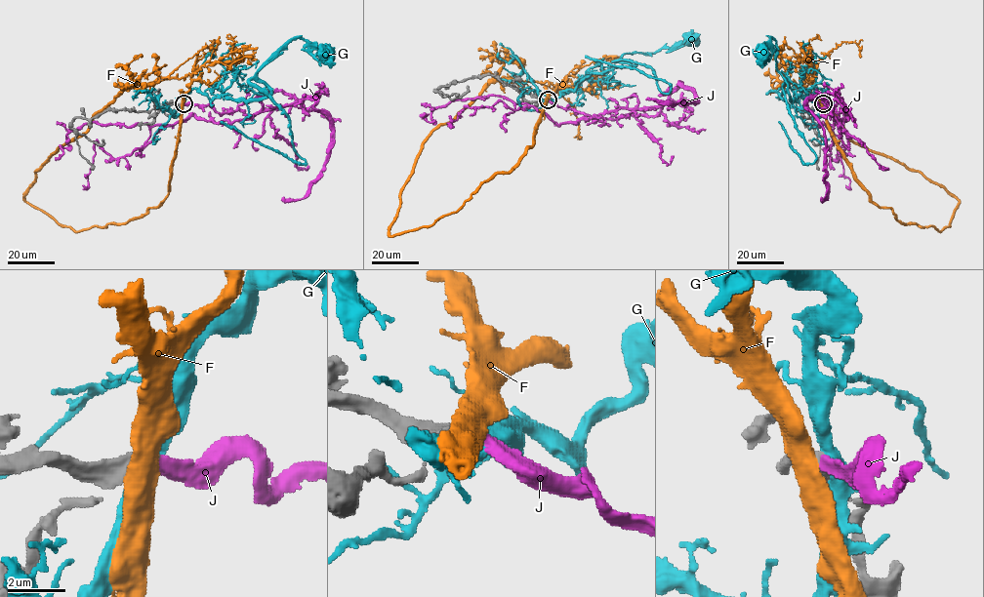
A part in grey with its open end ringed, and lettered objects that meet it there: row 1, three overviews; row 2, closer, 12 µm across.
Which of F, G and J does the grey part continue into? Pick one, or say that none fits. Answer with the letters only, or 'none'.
J

